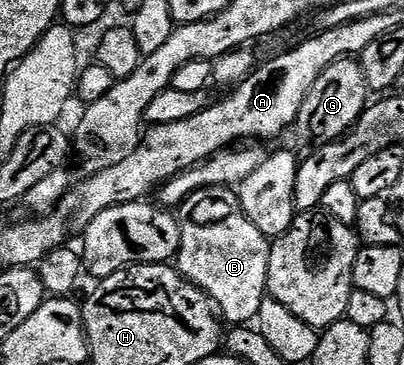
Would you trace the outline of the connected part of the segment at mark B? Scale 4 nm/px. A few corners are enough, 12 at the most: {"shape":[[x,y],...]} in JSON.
{"shape":[[237,190],[179,205],[176,270],[229,326],[255,322],[270,241]]}

